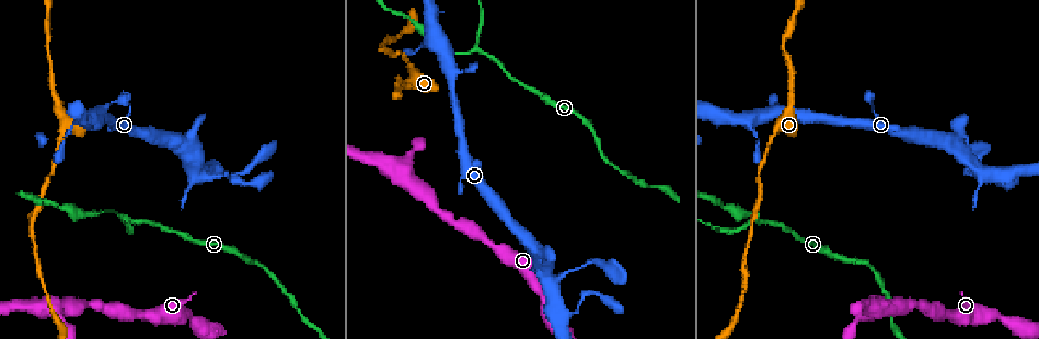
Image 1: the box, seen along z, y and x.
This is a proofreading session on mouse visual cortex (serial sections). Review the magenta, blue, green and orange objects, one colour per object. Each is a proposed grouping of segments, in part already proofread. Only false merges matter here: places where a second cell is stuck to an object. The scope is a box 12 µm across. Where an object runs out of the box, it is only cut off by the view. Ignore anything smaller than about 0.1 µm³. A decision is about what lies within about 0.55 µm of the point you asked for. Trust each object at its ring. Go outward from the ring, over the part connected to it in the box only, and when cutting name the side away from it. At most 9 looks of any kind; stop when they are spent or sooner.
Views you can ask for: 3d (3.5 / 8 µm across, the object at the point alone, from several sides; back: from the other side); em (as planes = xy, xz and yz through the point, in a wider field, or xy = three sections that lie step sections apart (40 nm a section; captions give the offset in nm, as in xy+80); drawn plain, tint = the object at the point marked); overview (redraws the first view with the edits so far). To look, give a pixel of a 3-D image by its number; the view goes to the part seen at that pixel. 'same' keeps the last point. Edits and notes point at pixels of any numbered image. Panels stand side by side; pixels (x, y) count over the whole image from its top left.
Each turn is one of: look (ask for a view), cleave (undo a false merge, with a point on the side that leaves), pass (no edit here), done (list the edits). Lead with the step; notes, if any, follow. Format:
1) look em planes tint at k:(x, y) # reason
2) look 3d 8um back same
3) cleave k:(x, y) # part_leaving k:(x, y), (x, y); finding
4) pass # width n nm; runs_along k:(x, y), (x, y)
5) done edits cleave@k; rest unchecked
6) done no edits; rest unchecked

look 3d 3.5um at 1:(476, 47) # three-way junction

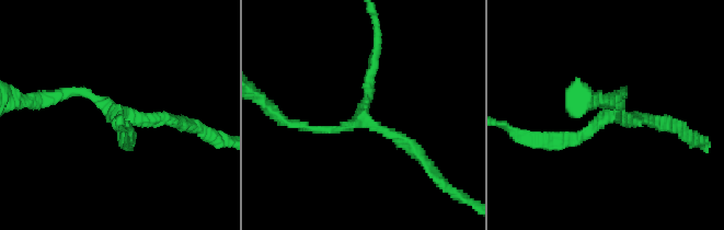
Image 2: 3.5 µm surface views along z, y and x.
look em xy step 5 tint at 2:(363, 119) # arms 3; arm_widths 150, 150, 200 nm

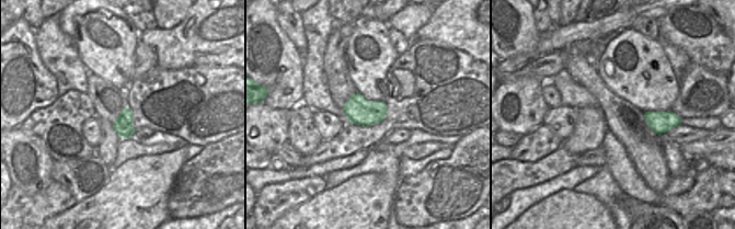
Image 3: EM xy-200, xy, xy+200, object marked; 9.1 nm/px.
pass # width 260 nm; runs_along 2:(424, 160), (367, 121), (336, 129), (300, 126); all the same cell

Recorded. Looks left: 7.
look 3d 8um at 1:(55, 102) # thick turns thin

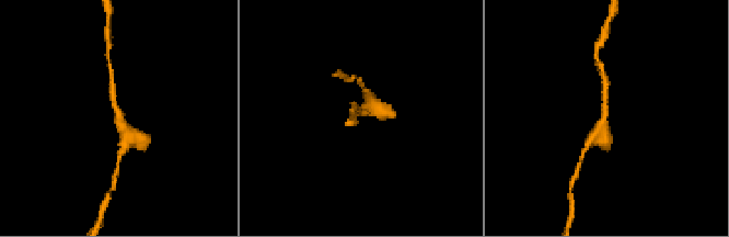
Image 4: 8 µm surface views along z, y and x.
look 3d 3.5um at 4:(117, 110) # closer look

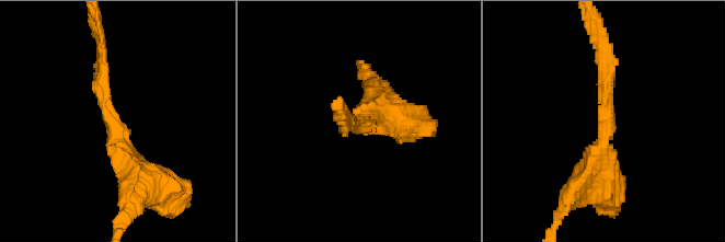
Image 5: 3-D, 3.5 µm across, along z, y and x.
pass # runs_along 5:(153, 185), (119, 148), (100, 58); continuous, no second cell

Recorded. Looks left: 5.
look 3d 3.5um at 1:(872, 306)

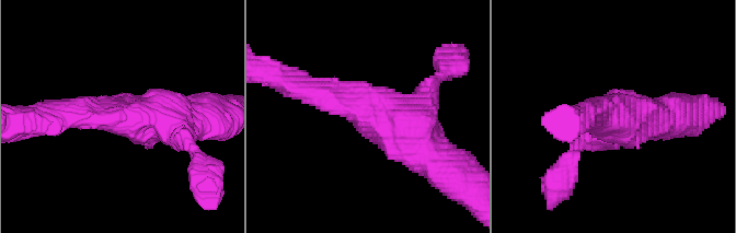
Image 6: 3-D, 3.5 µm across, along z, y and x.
look em xy step 1 tint at 6:(132, 117) # shape alone is not enough

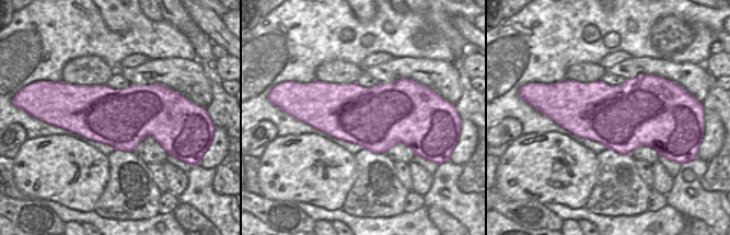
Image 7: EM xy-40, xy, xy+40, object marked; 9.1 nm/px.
look em xy step 3 tint same

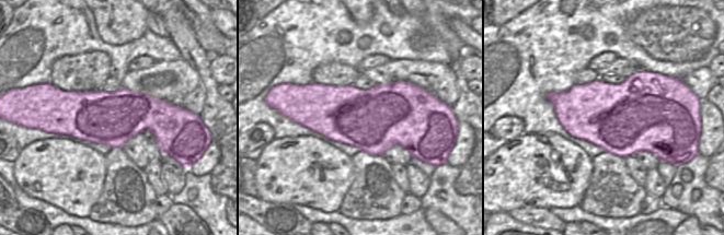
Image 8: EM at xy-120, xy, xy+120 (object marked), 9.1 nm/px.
pass # all the same cell

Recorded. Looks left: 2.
done no edits; rest unchecked

